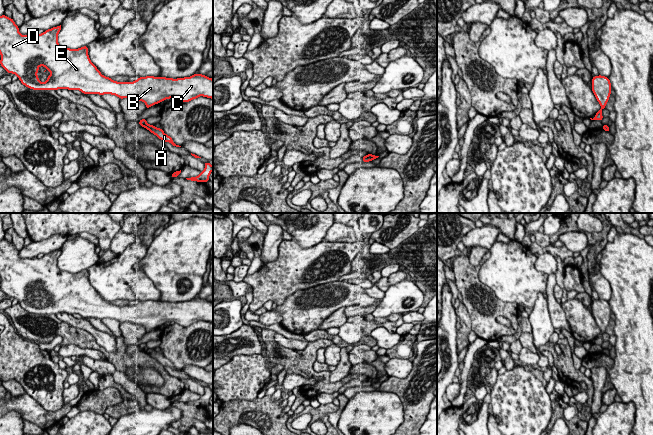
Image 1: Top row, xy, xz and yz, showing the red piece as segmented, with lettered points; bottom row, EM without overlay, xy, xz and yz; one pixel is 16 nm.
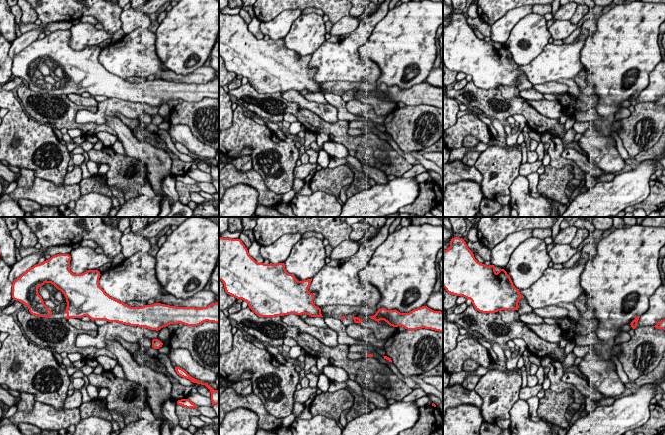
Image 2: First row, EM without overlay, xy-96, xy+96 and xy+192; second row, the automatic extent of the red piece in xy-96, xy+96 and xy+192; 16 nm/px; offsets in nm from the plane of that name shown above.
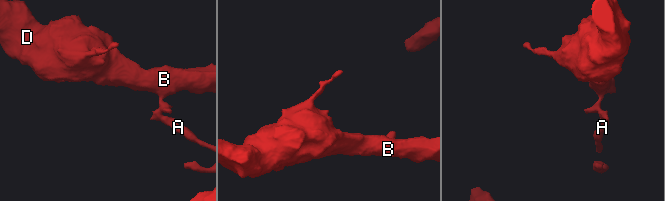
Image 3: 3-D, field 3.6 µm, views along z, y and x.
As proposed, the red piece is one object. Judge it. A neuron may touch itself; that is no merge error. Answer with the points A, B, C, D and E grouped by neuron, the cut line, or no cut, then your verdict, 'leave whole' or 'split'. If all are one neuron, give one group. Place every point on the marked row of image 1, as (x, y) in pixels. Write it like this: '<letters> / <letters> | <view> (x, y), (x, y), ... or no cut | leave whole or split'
A / B C D E | xy (148, 124), (146, 128) | split

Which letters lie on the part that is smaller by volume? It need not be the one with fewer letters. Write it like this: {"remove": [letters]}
{"remove": ["A"]}

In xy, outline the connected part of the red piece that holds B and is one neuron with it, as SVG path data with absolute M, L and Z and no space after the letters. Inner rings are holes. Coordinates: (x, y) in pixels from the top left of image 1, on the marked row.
M5 14L0 16L0 65L8 74L17 75L21 83L29 89L56 91L64 88L72 91L80 90L82 94L111 94L120 99L131 98L142 101L146 109L170 98L184 103L200 96L213 99L213 79L199 73L177 79L146 76L139 77L133 82L114 81L102 75L91 62L87 45L75 50L60 46L58 43L60 30L61 25L48 29L42 34L22 35L13 18L8 18ZM40 66L44 66L51 73L44 83L37 76Z

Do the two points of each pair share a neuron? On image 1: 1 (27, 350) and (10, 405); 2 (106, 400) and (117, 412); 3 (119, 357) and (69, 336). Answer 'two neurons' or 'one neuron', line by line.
1: two neurons
2: two neurons
3: one neuron

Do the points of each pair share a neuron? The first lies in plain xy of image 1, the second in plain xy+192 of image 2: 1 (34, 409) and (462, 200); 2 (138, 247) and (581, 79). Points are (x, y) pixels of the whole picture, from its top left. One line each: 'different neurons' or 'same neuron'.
1: different neurons
2: different neurons

